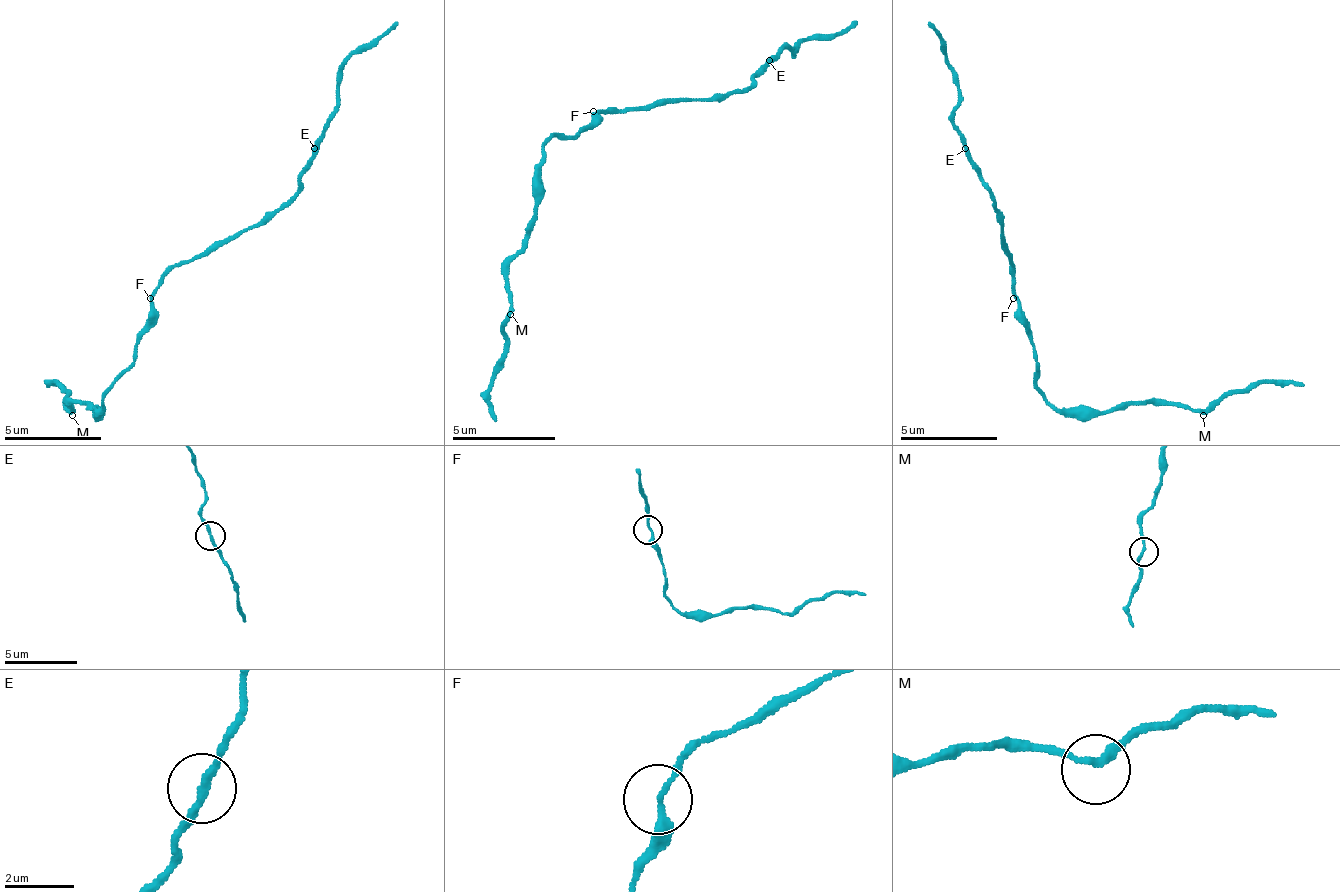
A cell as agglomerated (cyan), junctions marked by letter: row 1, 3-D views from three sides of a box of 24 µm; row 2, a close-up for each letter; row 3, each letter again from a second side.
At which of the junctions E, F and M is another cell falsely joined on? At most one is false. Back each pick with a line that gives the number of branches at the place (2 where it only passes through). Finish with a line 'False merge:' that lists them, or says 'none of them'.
False merge: none of them

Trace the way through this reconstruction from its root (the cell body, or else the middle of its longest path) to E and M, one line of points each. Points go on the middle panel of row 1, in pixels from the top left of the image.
E: (593, 116), (598, 111), (645, 111), (661, 101), (723, 101), (733, 90), (744, 90), (770, 64), (770, 59)
M: (593, 116), (572, 137), (552, 137), (541, 147), (536, 220), (526, 246), (510, 262), (510, 314)

